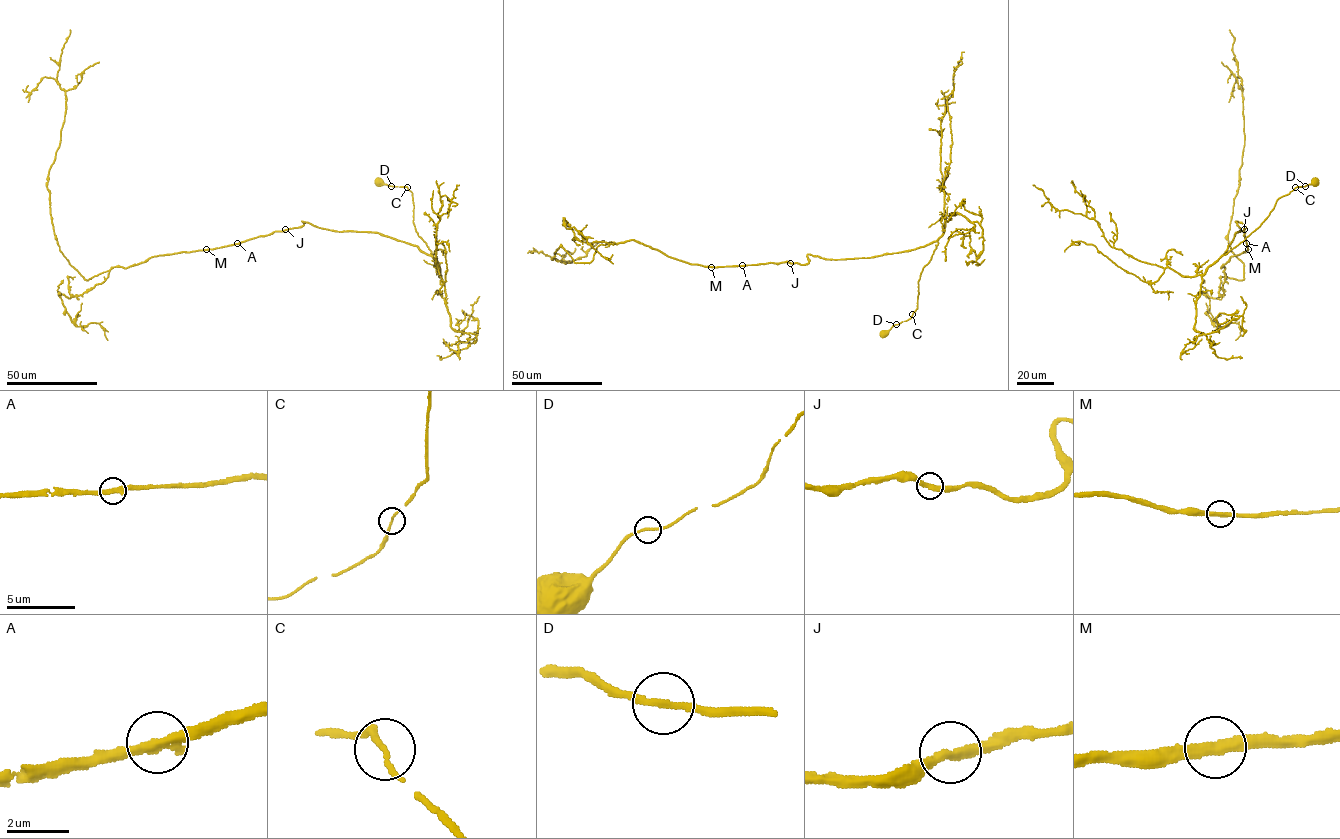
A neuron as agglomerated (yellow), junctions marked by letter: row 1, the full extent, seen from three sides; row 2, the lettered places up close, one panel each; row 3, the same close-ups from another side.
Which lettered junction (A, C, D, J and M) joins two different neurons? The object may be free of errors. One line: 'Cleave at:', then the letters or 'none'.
Cleave at: none

